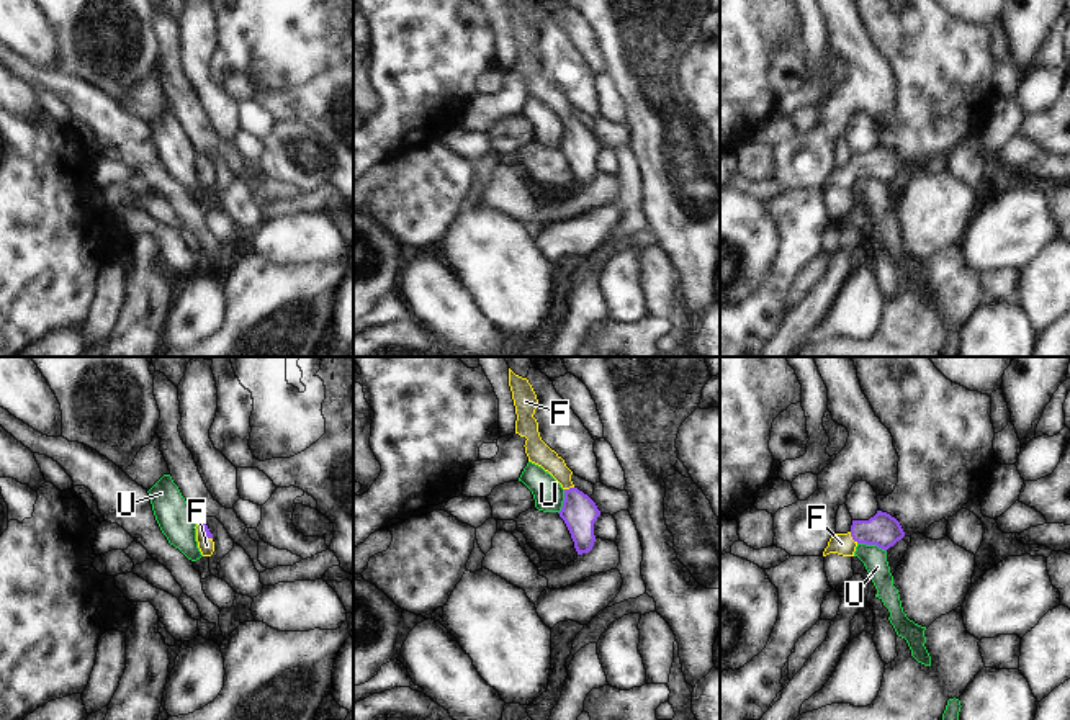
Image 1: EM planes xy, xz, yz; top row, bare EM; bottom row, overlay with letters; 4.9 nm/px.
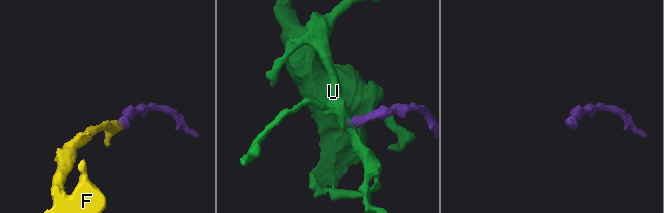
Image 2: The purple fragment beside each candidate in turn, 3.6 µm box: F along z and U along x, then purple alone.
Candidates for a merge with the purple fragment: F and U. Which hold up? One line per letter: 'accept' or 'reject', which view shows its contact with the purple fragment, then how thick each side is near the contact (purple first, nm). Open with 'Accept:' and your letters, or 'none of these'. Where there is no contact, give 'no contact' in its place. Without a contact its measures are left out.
Accept: F
F: accept; contact in yz; calibres 160 and 110 nm
U: reject; contact in yz; calibres 160 and 120 nm

